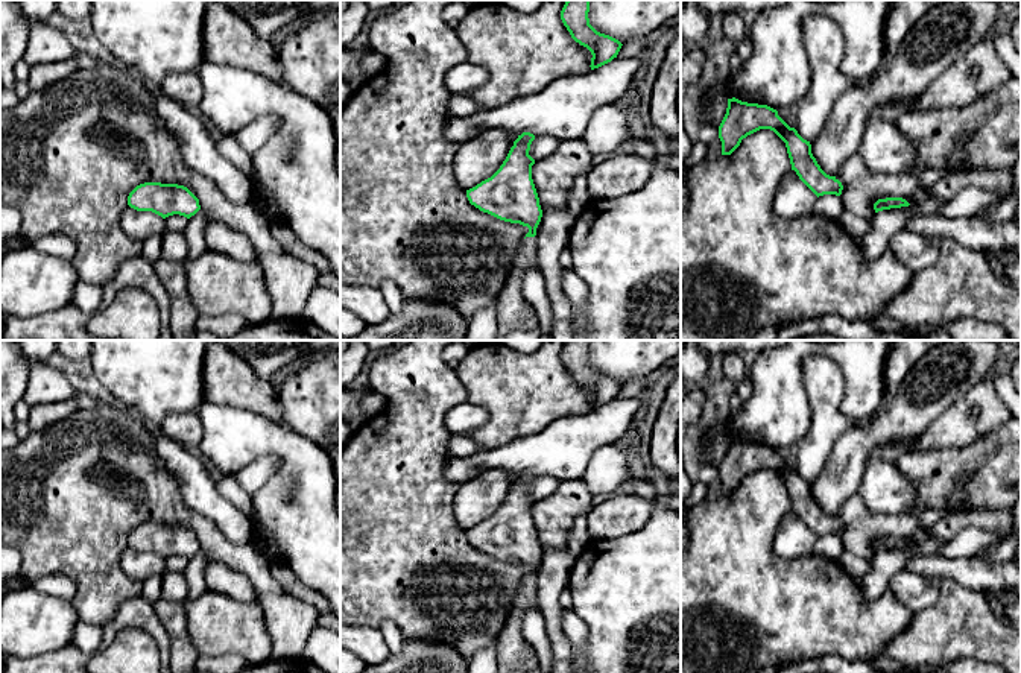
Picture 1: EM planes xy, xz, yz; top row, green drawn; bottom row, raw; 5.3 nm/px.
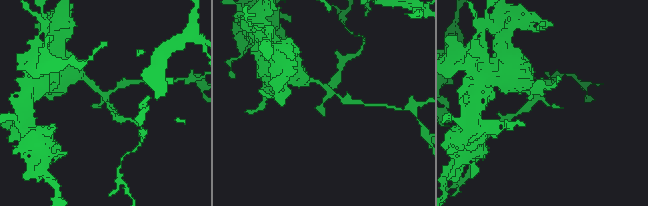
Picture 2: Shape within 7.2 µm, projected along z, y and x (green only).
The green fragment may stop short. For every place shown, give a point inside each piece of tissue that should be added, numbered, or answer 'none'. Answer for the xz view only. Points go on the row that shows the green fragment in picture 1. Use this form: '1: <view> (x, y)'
1: xz (514, 312)

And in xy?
none

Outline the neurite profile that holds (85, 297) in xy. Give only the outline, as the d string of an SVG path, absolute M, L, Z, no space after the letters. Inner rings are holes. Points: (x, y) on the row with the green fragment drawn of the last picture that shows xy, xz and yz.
M79 281L71 295L71 304L84 313L93 314L97 311L103 298L100 286L93 286Z

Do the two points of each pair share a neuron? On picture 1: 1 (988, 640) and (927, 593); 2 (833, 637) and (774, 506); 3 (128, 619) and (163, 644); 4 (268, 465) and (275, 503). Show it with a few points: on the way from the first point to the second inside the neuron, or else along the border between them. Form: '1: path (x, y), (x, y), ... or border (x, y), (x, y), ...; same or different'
1: border (942, 579), (939, 596), (930, 605), (915, 612); different
2: path (801, 605), (761, 565), (761, 538); same
3: path (137, 619), (142, 619), (158, 635); same
4: border (275, 454), (278, 470), (251, 497); different

